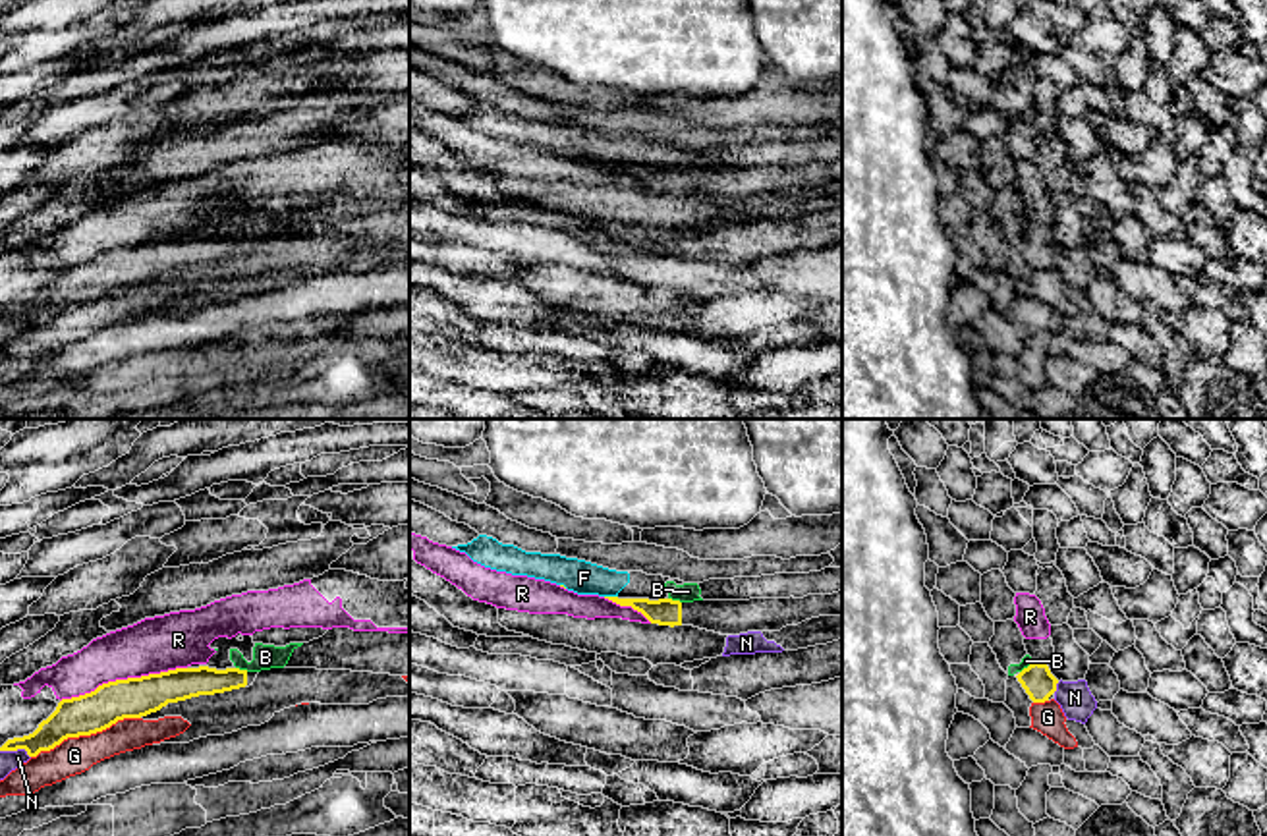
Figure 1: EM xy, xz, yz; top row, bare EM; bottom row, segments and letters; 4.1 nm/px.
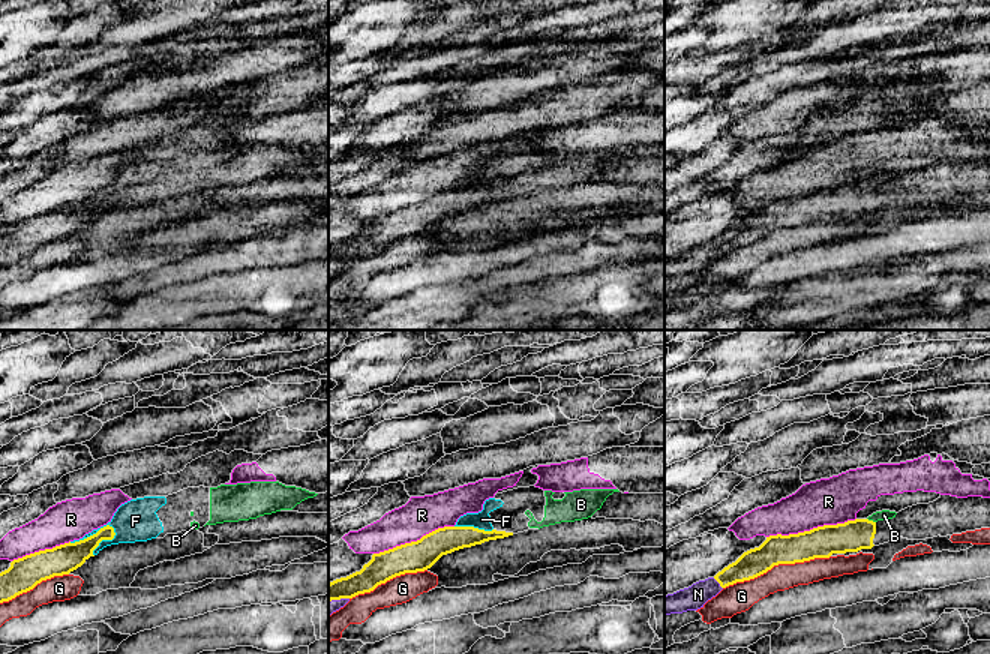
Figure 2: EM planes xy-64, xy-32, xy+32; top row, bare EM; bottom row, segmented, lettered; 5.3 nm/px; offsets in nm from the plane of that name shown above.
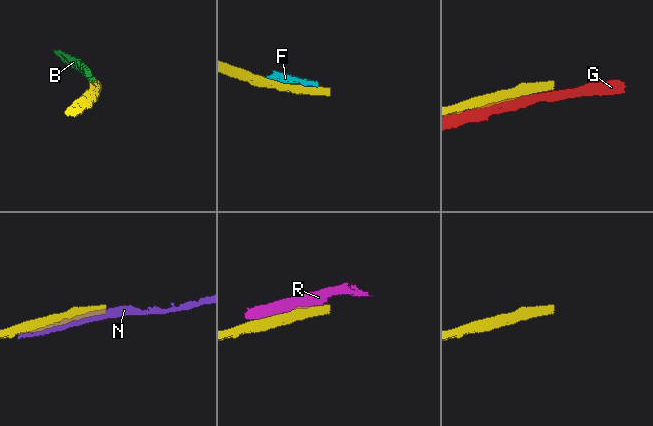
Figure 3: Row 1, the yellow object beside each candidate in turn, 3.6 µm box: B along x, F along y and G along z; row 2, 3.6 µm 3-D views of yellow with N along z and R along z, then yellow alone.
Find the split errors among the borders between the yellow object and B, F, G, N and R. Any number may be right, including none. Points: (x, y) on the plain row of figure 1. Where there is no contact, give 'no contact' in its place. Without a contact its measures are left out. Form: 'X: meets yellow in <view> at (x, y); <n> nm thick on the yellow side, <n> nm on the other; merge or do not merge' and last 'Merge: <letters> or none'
B: meets yellow in yz at (1028, 234); 140 nm thick on the yellow side, 50 nm on the other; do not merge
F: meets yellow in xz at (611, 165); 110 nm thick on the yellow side, 140 nm on the other; do not merge
G: meets yellow in xy at (85, 302); 170 nm thick on the yellow side, 160 nm on the other; do not merge
N: meets yellow in xy at (16, 317); 140 nm thick on the yellow side, 80 nm on the other; do not merge
R: meets yellow in xy at (122, 248); 170 nm thick on the yellow side, 240 nm on the other; do not merge
Merge: none

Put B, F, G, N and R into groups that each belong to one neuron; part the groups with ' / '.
B F / G / N / R

